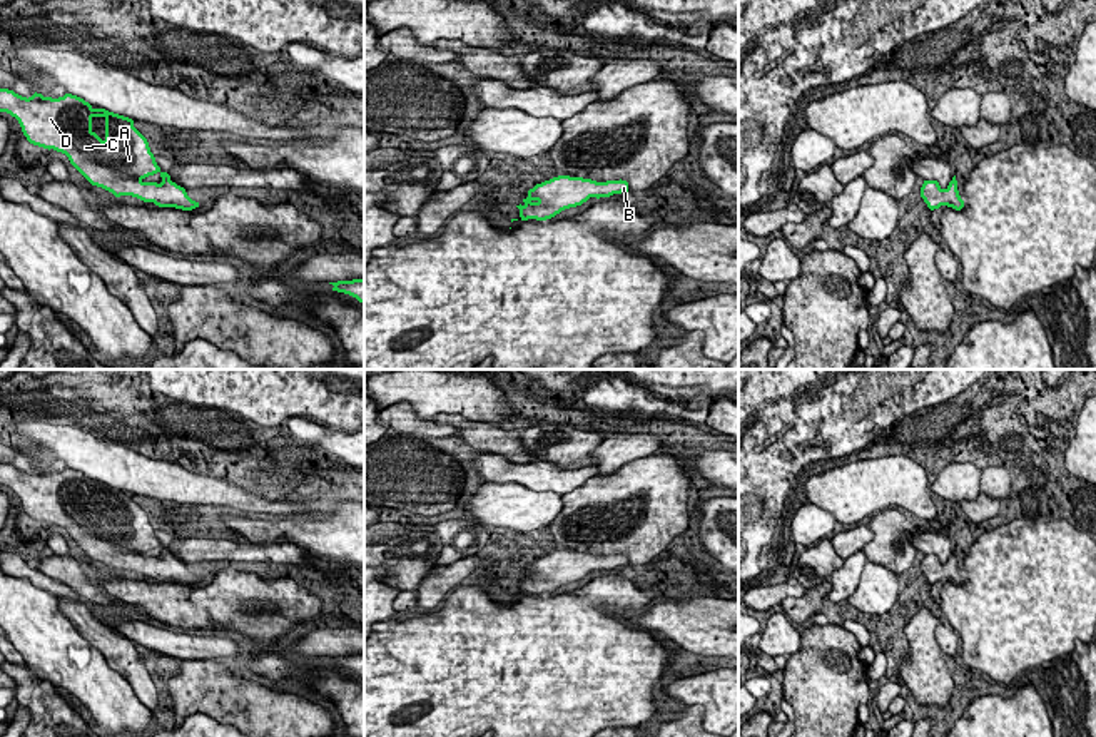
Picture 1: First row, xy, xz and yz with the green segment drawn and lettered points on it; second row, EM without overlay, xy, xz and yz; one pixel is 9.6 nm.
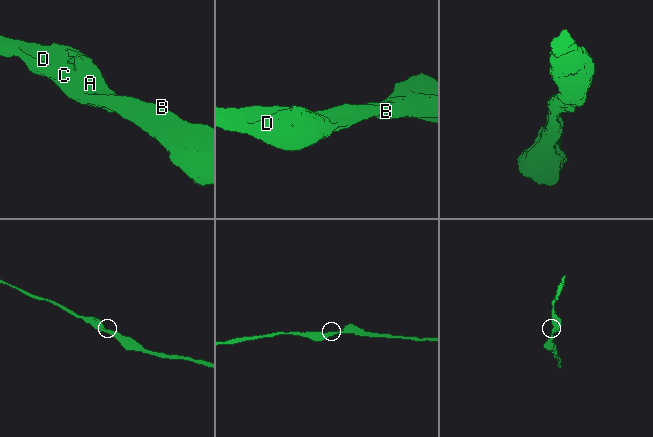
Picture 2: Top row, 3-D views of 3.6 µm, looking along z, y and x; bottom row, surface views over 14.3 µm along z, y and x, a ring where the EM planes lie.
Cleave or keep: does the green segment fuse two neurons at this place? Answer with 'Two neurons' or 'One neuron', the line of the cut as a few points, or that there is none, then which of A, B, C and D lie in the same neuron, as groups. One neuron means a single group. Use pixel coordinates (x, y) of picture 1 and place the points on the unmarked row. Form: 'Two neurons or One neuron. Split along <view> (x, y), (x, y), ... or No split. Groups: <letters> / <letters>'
One neuron. No split. Groups: A B C D

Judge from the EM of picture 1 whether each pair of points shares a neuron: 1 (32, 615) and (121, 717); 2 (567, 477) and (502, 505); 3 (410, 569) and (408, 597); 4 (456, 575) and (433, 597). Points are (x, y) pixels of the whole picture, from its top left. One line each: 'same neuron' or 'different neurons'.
1: same neuron
2: different neurons
3: different neurons
4: same neuron

